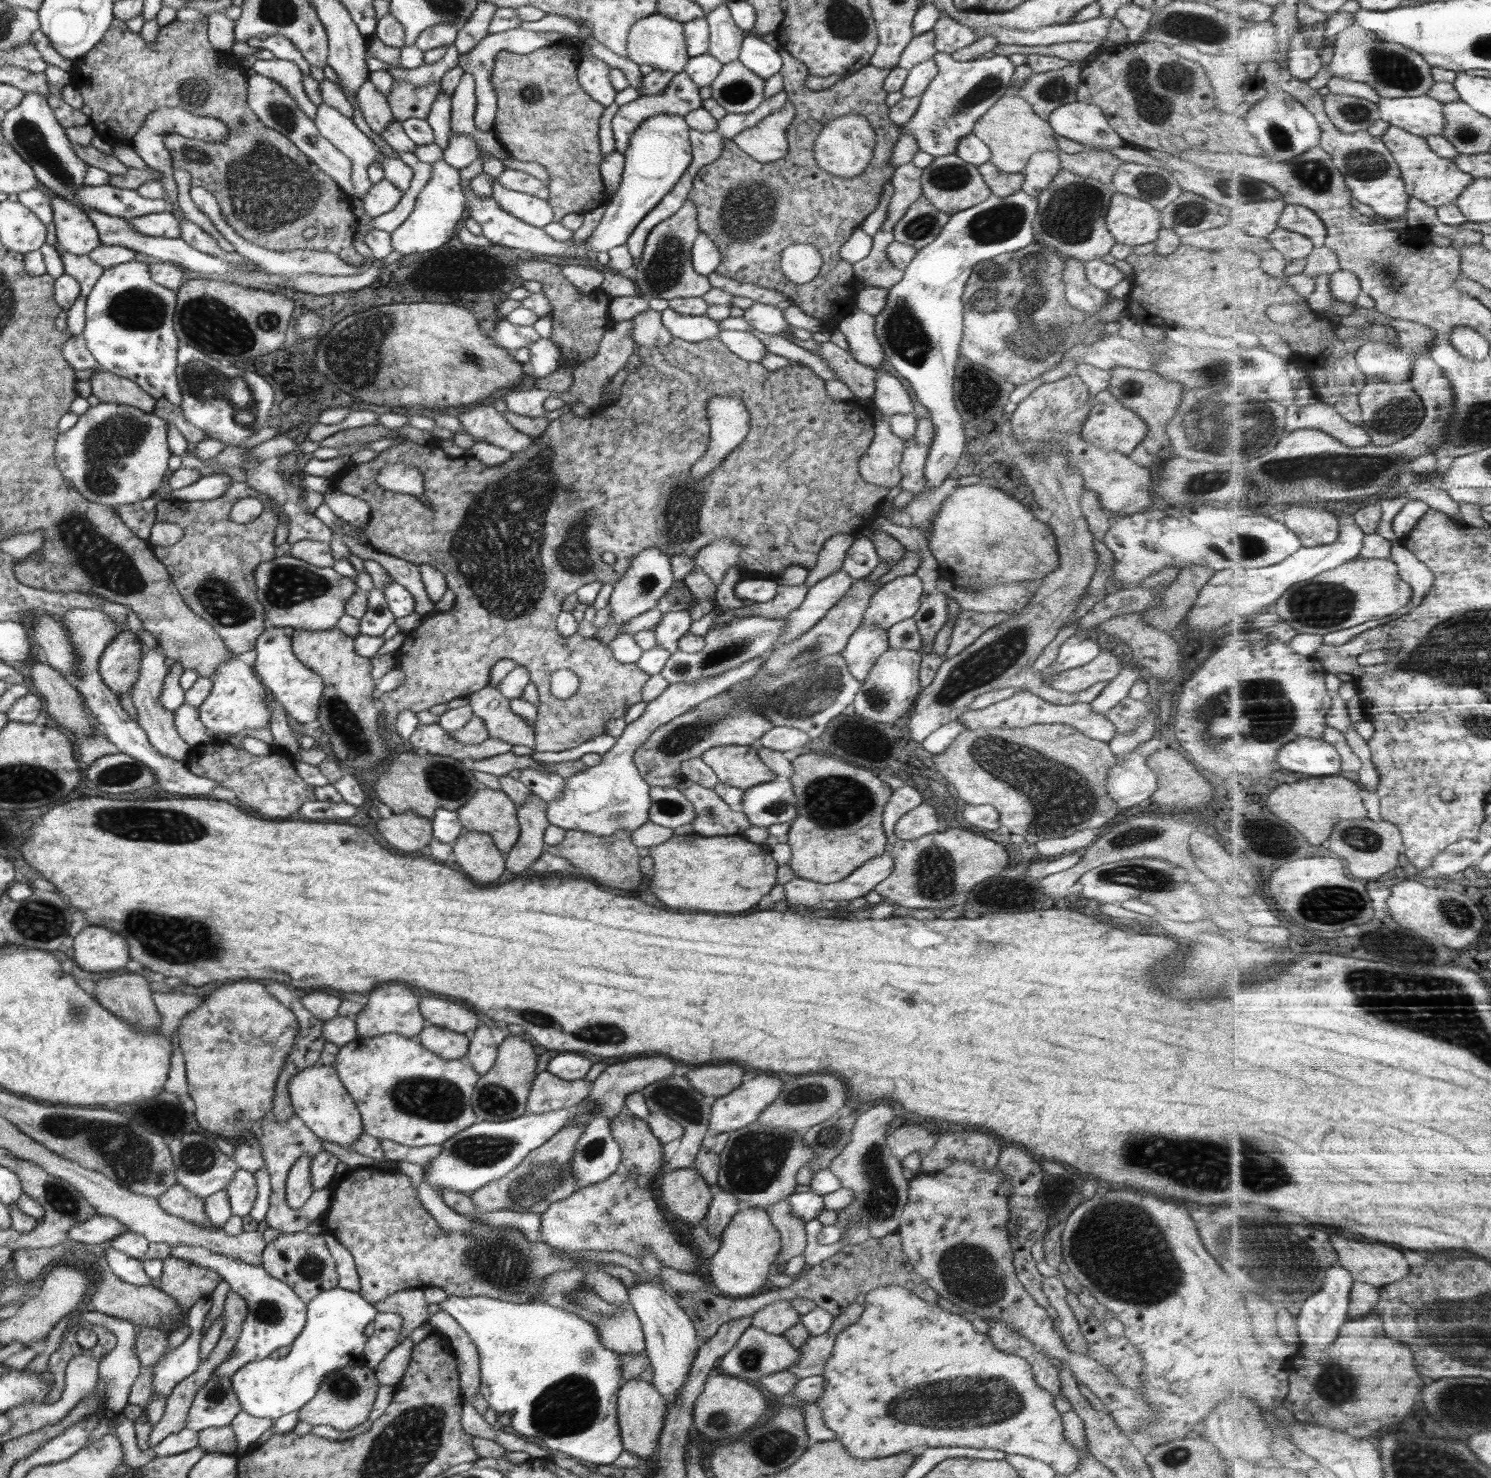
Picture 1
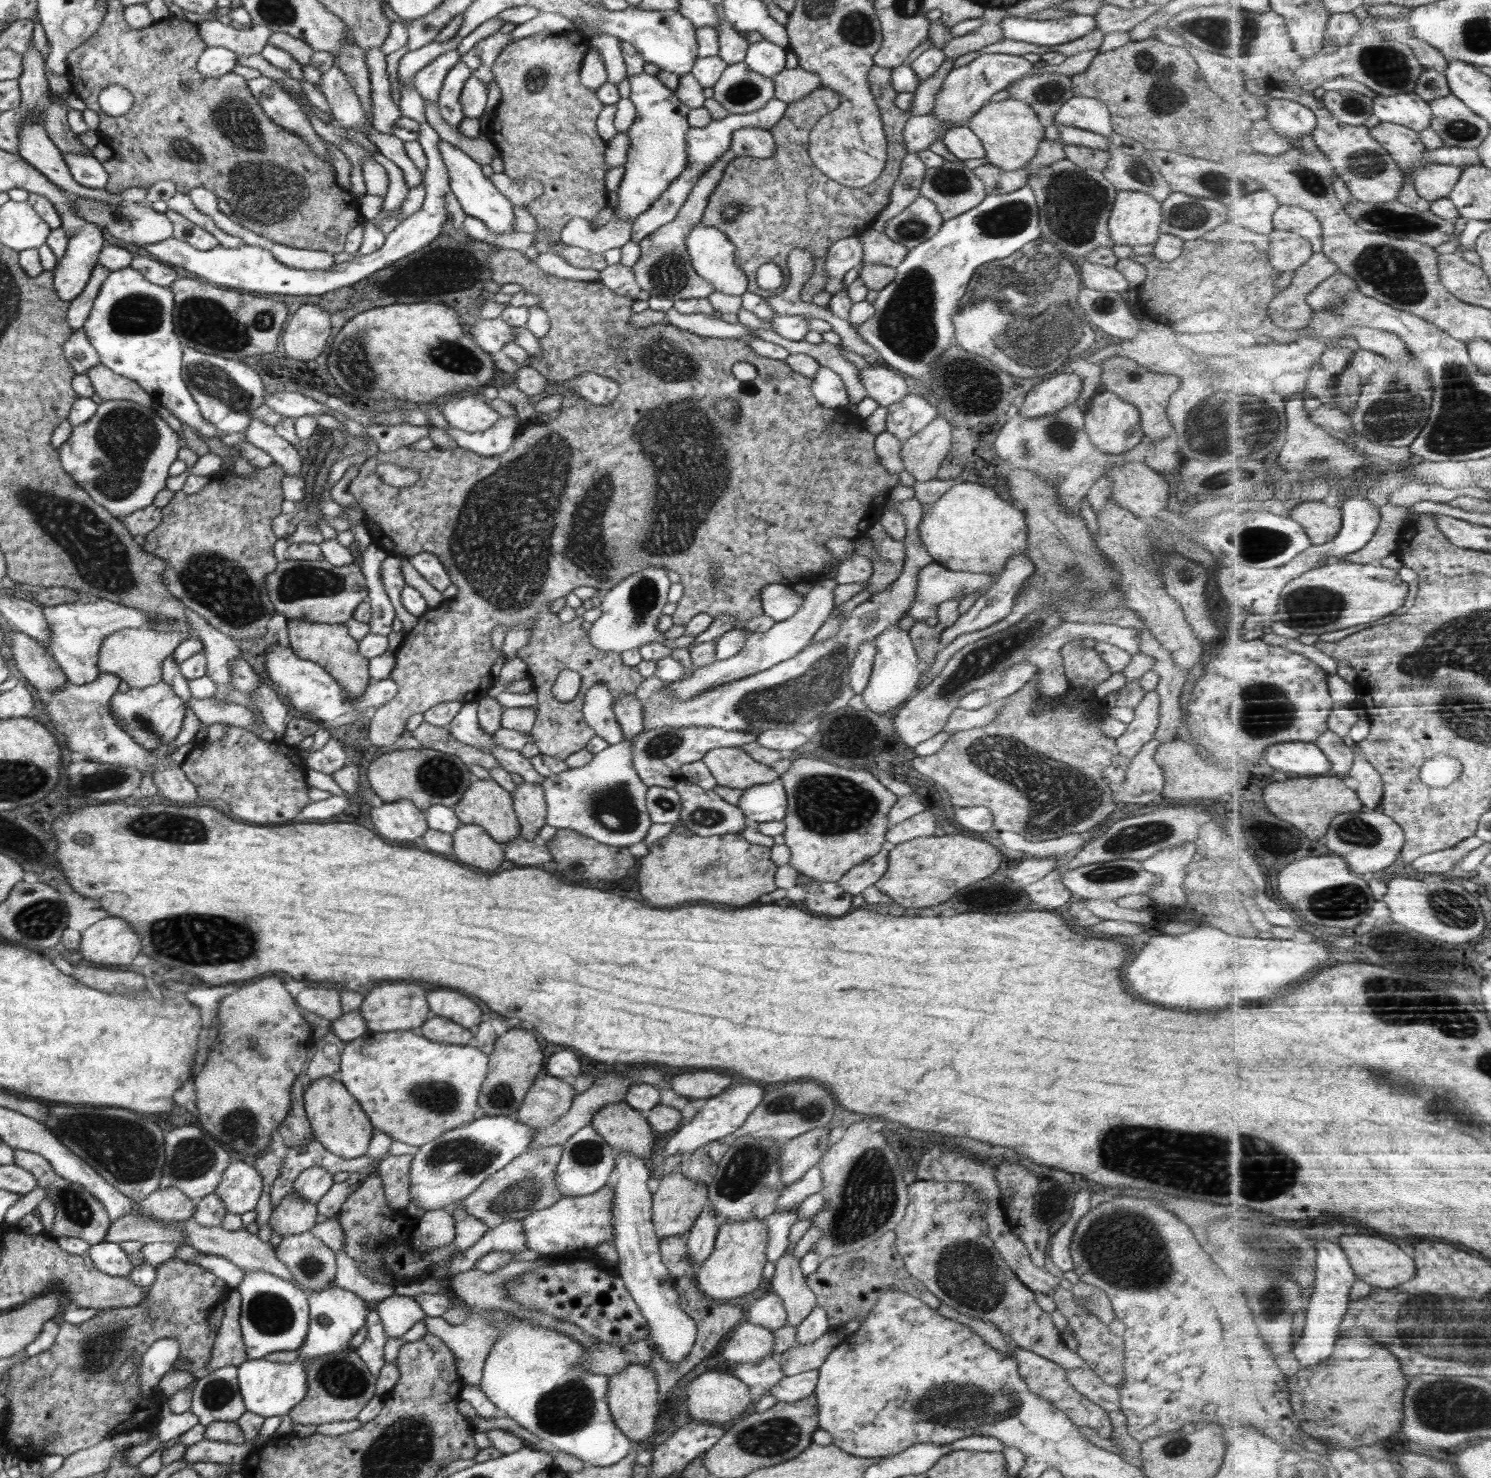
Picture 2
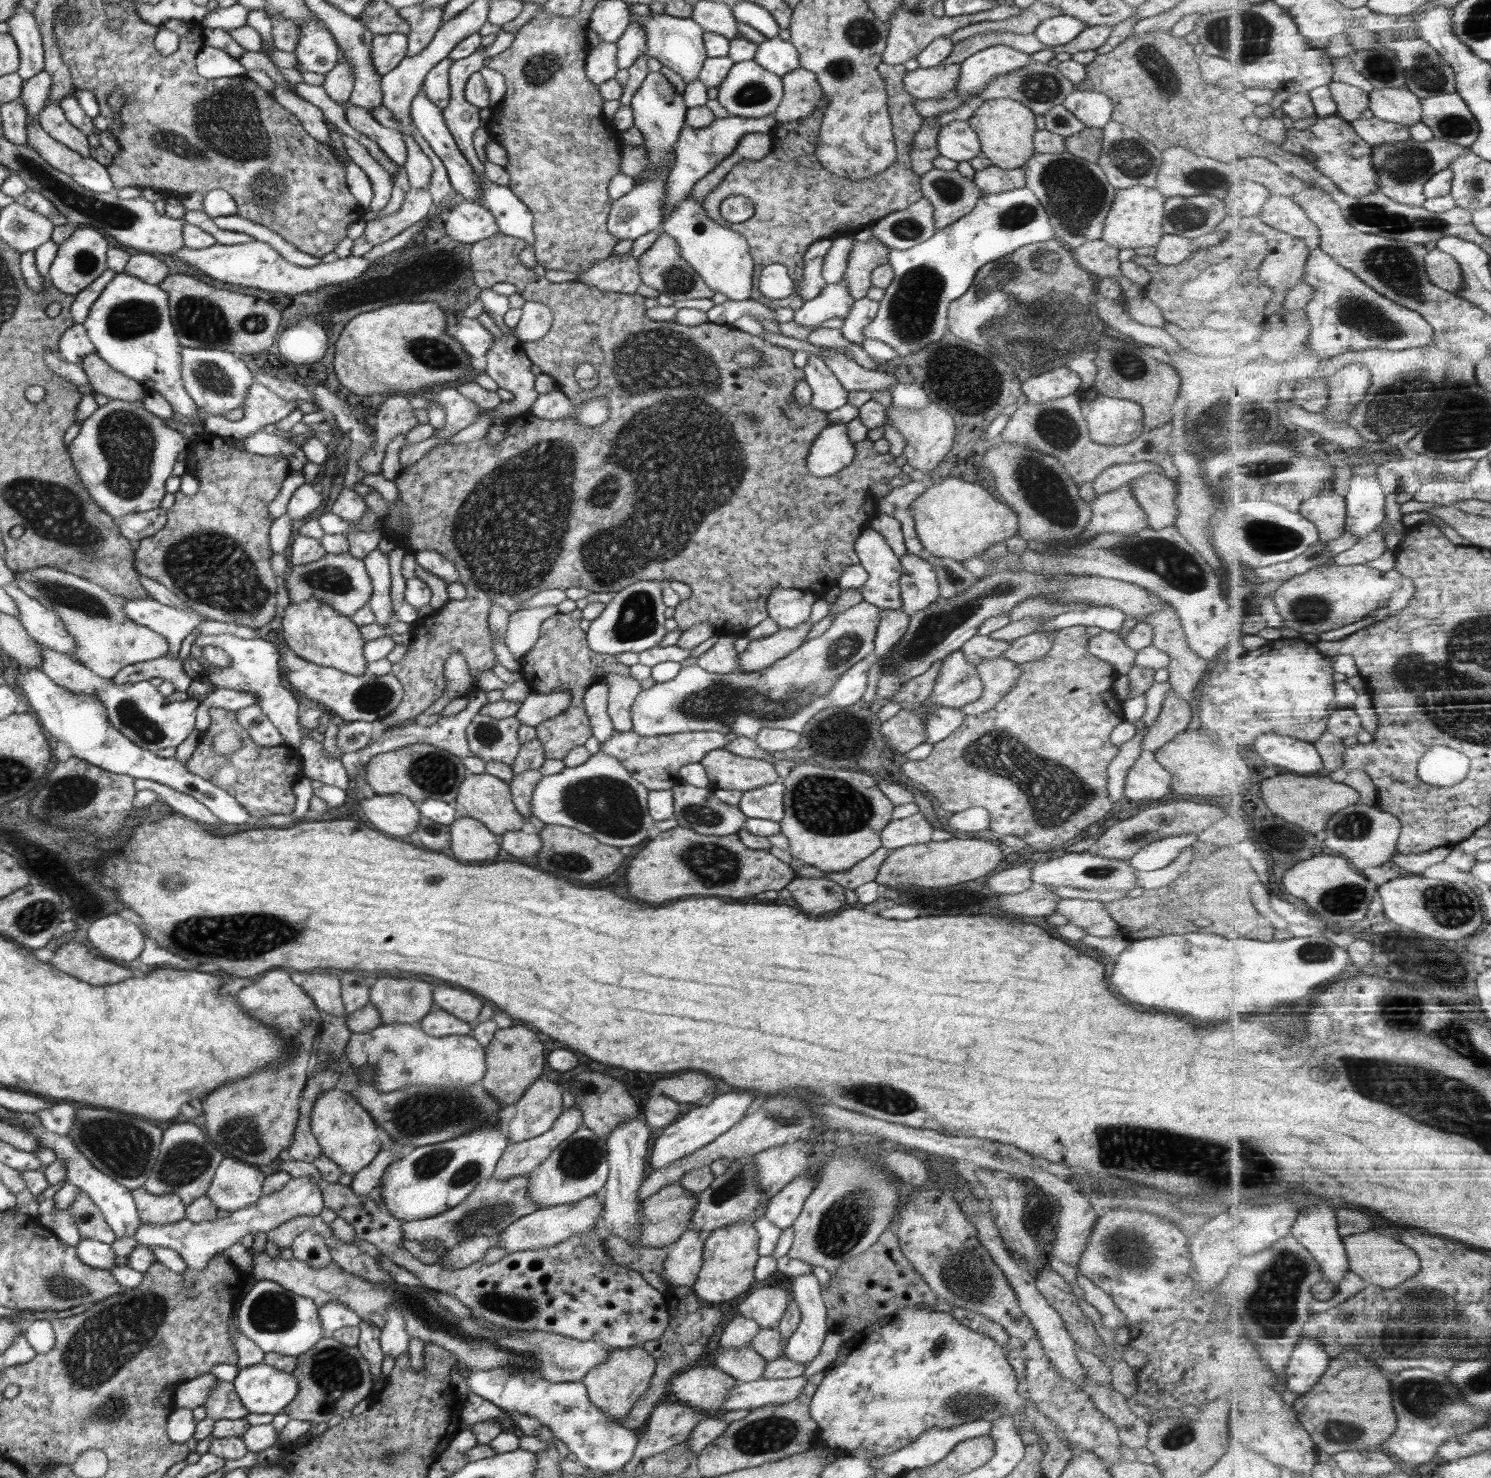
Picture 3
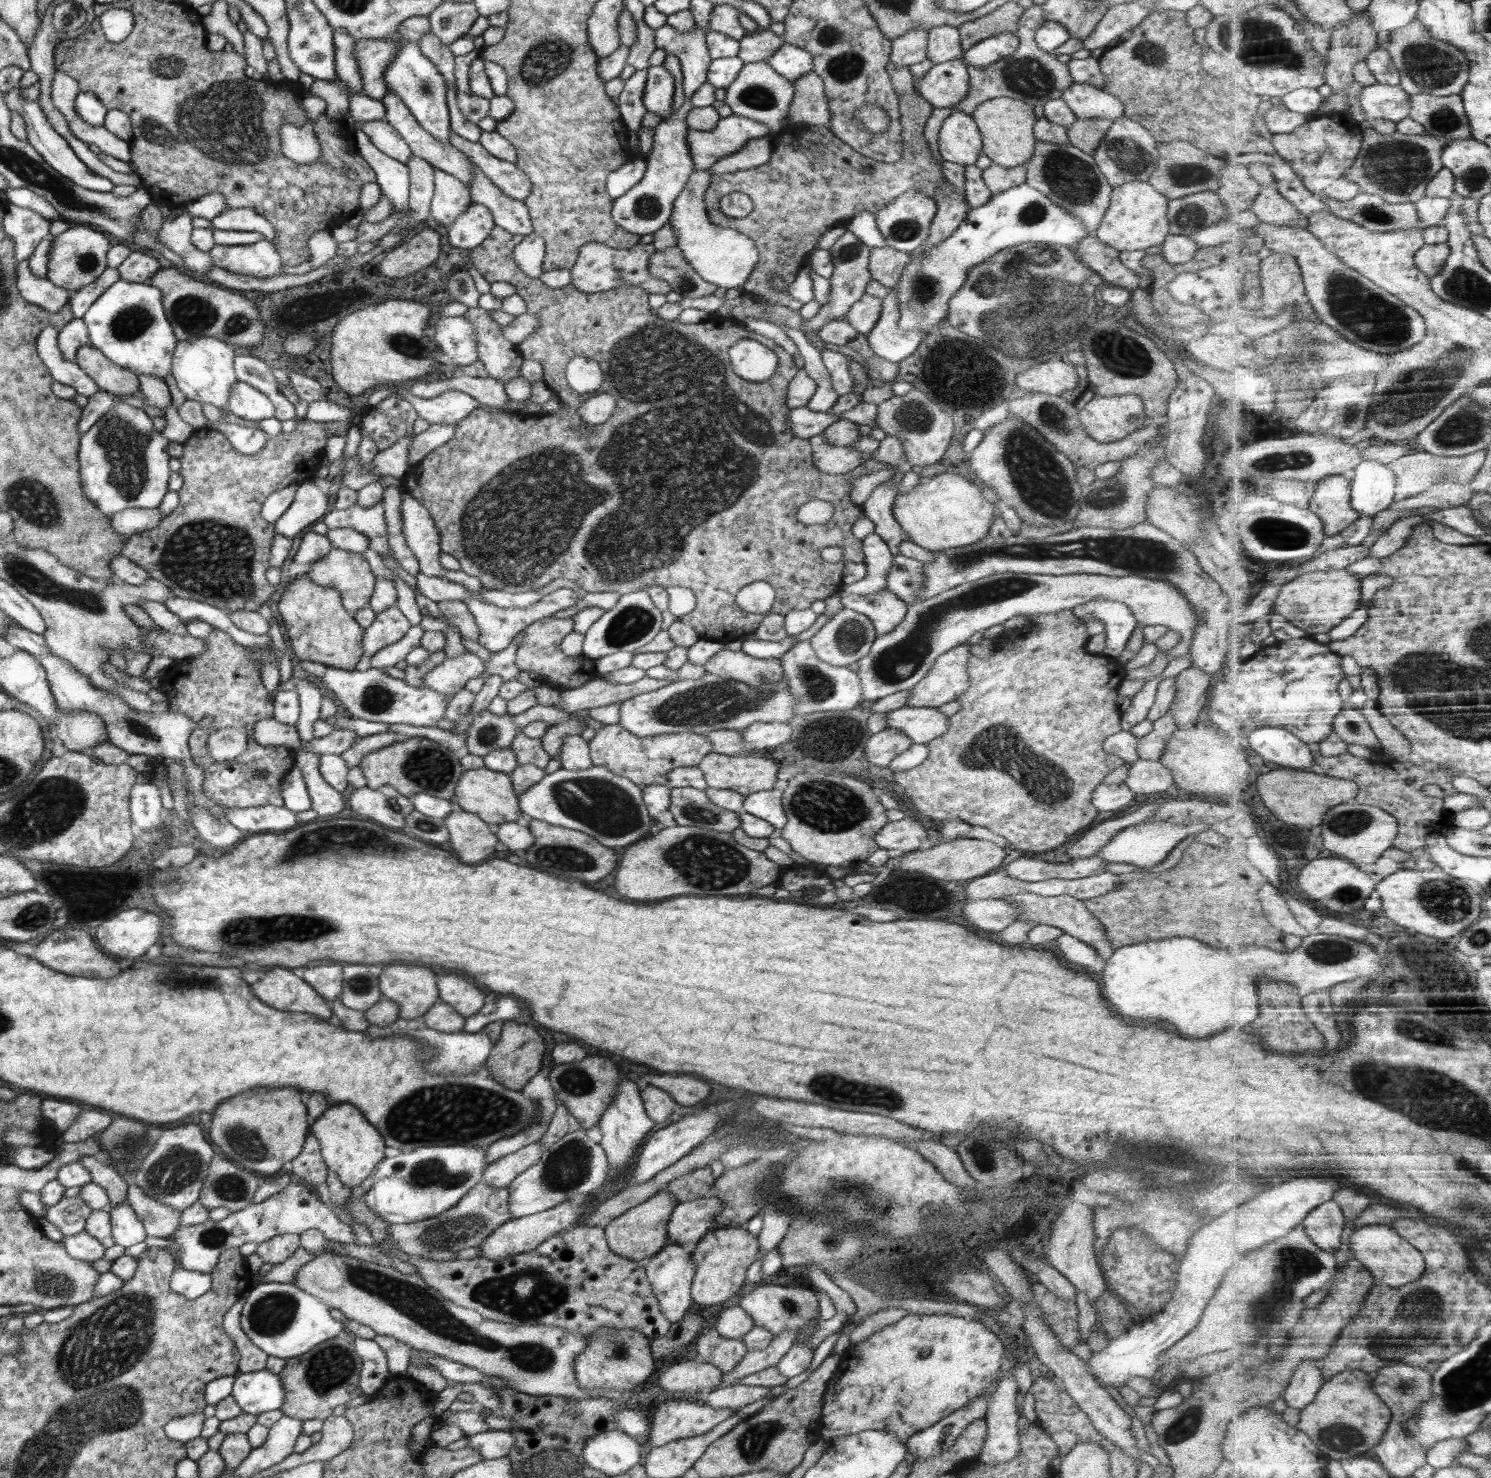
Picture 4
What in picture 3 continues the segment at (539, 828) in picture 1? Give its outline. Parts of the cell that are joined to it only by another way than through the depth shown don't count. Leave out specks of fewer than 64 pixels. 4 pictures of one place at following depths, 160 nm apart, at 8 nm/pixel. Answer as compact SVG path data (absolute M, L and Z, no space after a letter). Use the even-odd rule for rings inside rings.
M540 769L525 770L520 774L514 774L513 779L509 782L512 802L515 804L517 811L525 819L534 817L531 807L531 800L534 789L542 777L543 774Z

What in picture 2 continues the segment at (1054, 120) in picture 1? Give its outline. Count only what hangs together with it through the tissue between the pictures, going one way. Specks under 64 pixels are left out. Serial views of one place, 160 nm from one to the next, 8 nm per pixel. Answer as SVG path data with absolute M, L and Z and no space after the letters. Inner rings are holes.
M1073 96L1055 114L1055 122L1075 126L1104 137L1113 133L1108 107L1097 98Z

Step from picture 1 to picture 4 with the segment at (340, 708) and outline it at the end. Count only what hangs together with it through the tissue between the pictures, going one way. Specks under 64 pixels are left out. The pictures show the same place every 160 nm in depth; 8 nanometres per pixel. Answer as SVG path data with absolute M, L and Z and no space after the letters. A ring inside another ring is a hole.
M307 574L298 575L301 579L294 579L286 587L277 605L286 627L288 641L296 656L301 661L310 660L341 670L355 670L364 652L364 629L356 622L352 613L344 608L340 593L335 588L316 584Z

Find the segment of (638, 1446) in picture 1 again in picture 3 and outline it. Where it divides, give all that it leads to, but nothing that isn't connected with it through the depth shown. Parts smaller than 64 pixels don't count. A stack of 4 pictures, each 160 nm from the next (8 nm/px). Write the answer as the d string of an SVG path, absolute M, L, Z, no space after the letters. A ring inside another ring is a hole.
M629 1346L628 1349L608 1350L606 1361L590 1370L582 1378L582 1384L586 1386L586 1394L590 1402L597 1406L602 1412L616 1421L624 1421L628 1417L630 1410L633 1410L640 1397L650 1385L650 1380L654 1374L655 1361L644 1348Z

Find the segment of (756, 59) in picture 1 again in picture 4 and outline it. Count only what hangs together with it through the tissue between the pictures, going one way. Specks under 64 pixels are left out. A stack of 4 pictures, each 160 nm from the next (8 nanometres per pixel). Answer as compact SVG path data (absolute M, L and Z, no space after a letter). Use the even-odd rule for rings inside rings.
M786 42L766 60L766 63L780 76L792 82L813 70L812 55L798 46L792 46Z

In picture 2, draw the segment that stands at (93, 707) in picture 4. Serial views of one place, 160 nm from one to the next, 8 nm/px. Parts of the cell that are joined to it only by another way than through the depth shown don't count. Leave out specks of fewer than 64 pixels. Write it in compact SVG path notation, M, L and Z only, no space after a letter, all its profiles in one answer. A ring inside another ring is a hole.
M166 681L146 688L130 688L126 693L116 693L111 698L112 714L118 724L148 751L153 751L160 742L172 742L182 728L185 717L185 706L181 698L171 689Z

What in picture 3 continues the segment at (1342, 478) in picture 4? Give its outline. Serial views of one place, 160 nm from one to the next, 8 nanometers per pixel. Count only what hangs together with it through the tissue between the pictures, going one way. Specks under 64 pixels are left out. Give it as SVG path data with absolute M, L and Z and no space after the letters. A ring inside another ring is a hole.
M1349 488L1345 492L1346 495L1342 496L1334 493L1334 489L1329 492L1326 489L1324 493L1304 501L1300 507L1300 512L1319 526L1322 541L1338 540L1347 532Z

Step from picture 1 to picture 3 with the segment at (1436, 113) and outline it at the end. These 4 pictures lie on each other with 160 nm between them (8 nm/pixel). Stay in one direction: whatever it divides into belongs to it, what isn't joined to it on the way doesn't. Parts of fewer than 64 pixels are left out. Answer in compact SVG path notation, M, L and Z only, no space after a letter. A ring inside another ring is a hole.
M1404 88L1375 89L1371 92L1371 110L1382 120L1412 126L1423 121L1423 98Z

